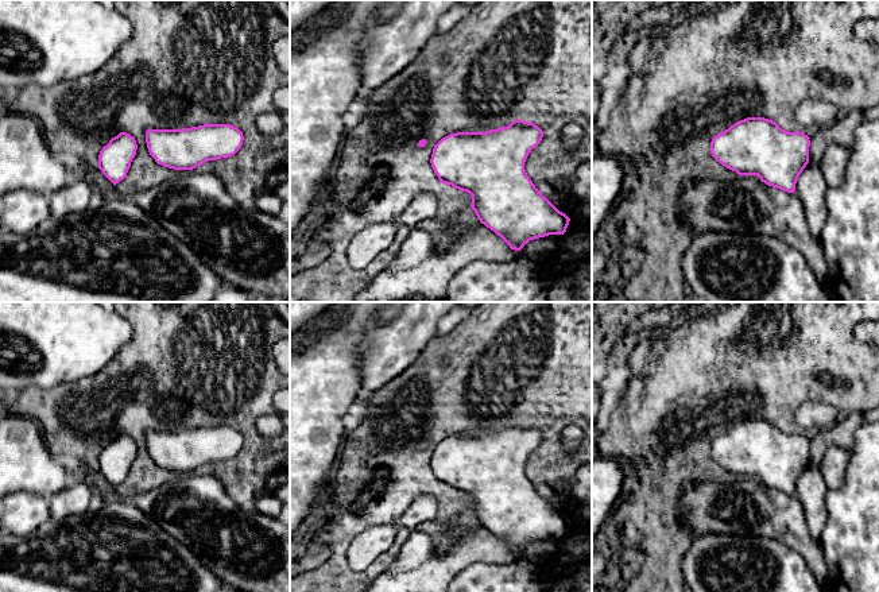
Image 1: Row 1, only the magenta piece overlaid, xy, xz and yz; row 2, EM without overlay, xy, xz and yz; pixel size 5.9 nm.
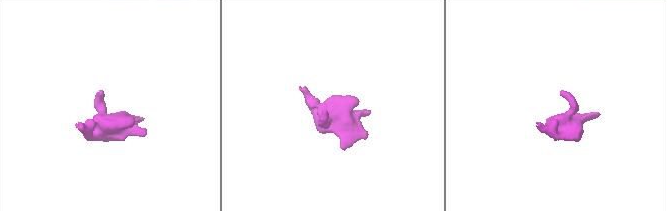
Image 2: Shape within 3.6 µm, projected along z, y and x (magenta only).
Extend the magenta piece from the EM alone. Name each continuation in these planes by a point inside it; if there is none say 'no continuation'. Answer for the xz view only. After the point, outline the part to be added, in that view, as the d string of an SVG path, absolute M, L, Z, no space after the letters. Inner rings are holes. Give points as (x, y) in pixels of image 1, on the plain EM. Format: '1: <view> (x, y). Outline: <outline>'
no continuation

